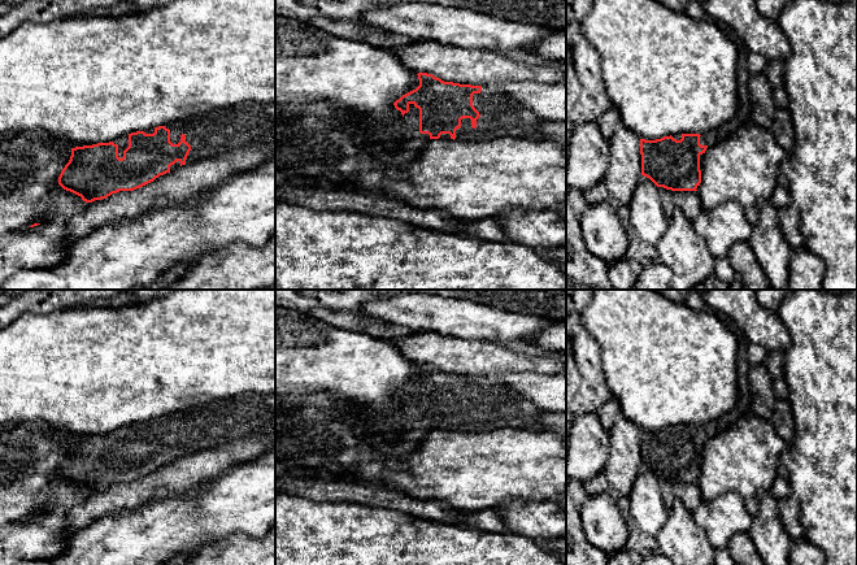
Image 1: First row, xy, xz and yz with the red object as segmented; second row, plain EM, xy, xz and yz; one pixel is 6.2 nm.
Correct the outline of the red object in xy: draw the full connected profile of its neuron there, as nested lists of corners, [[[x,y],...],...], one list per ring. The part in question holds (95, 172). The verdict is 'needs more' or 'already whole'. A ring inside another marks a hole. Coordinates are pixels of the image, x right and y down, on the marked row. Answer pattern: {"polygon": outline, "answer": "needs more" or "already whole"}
{"polygon": [[[245,101],[227,108],[206,109],[165,126],[121,135],[109,143],[71,148],[58,184],[86,203],[106,199],[119,191],[134,191],[160,175],[206,157],[217,157],[261,138],[275,127],[275,101]]], "answer": "needs more"}

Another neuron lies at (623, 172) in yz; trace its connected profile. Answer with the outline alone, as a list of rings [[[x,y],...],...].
[[[621,123],[609,140],[609,149],[605,186],[617,201],[628,205],[641,178],[640,138]]]

